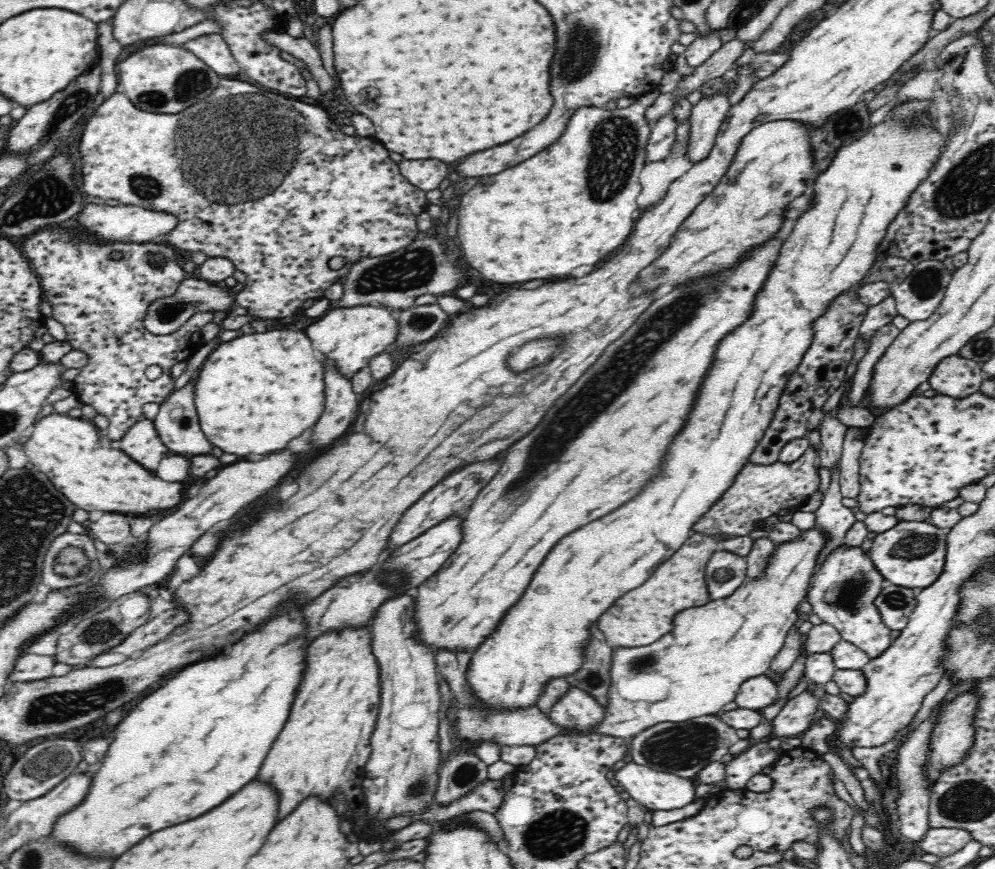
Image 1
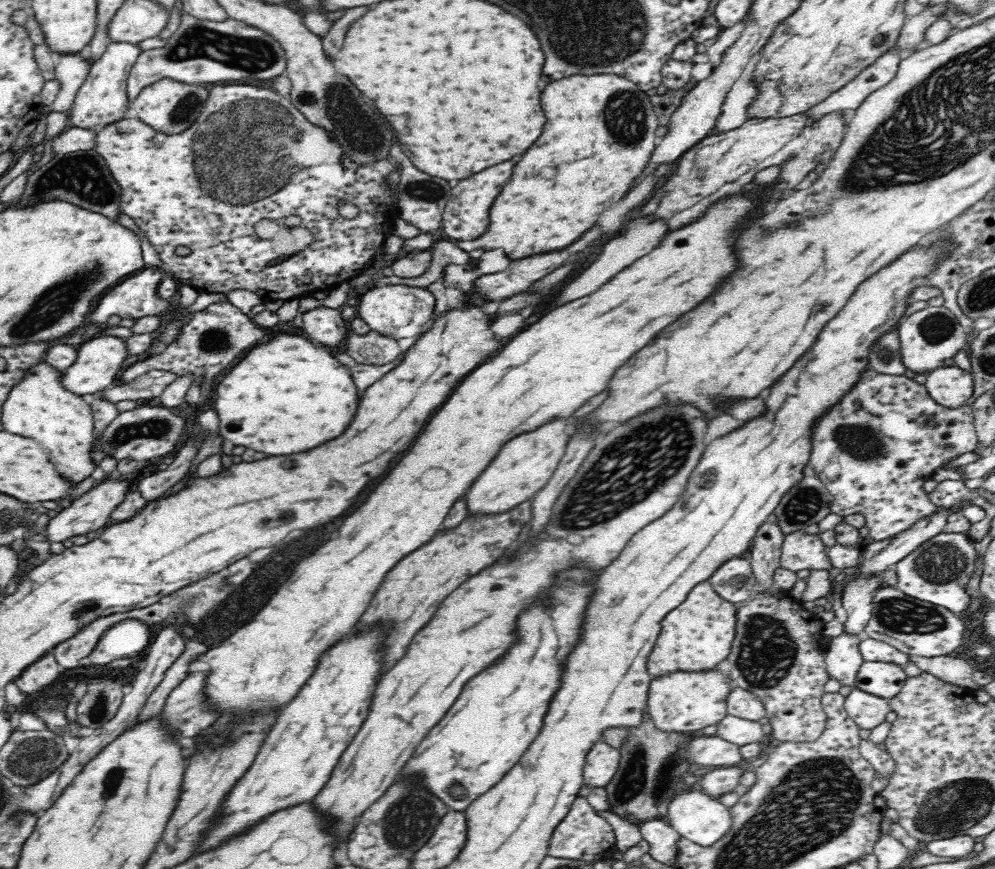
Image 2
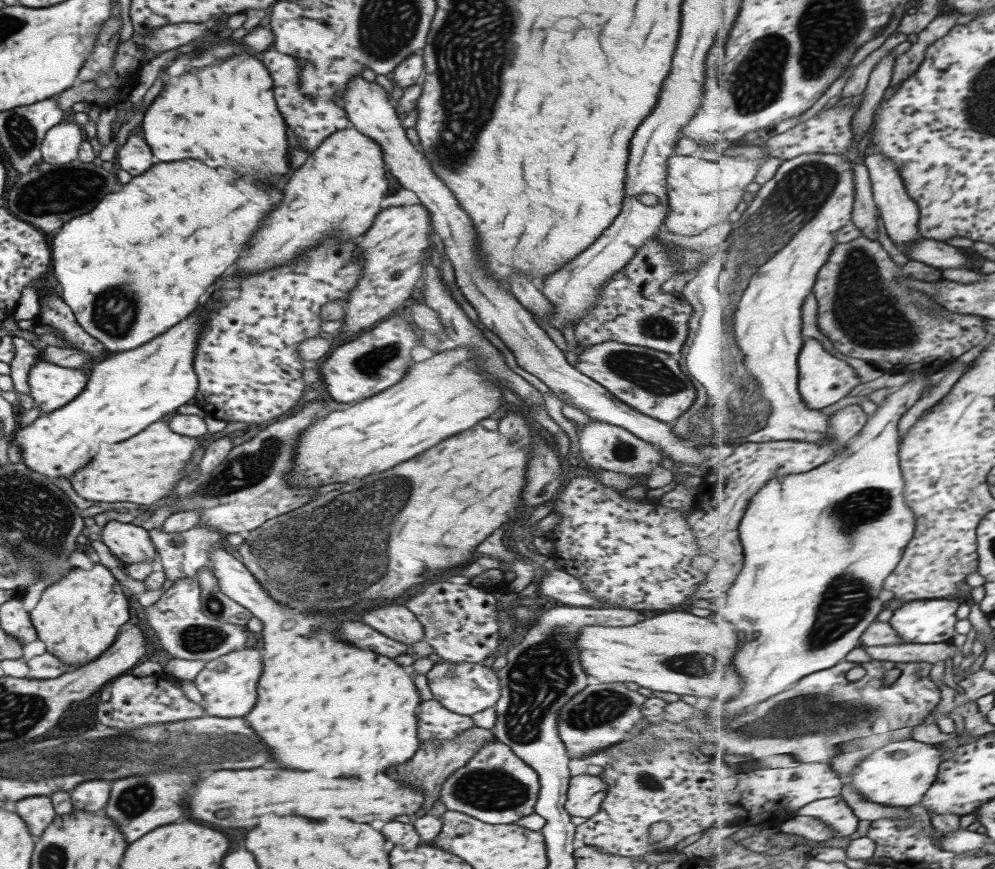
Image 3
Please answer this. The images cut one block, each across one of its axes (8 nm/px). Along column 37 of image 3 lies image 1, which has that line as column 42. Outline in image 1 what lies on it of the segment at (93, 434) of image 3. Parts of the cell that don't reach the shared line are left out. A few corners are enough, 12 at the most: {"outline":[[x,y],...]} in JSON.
{"outline":[[91,421],[29,431],[26,460],[77,508],[156,514],[182,484],[154,478]]}

